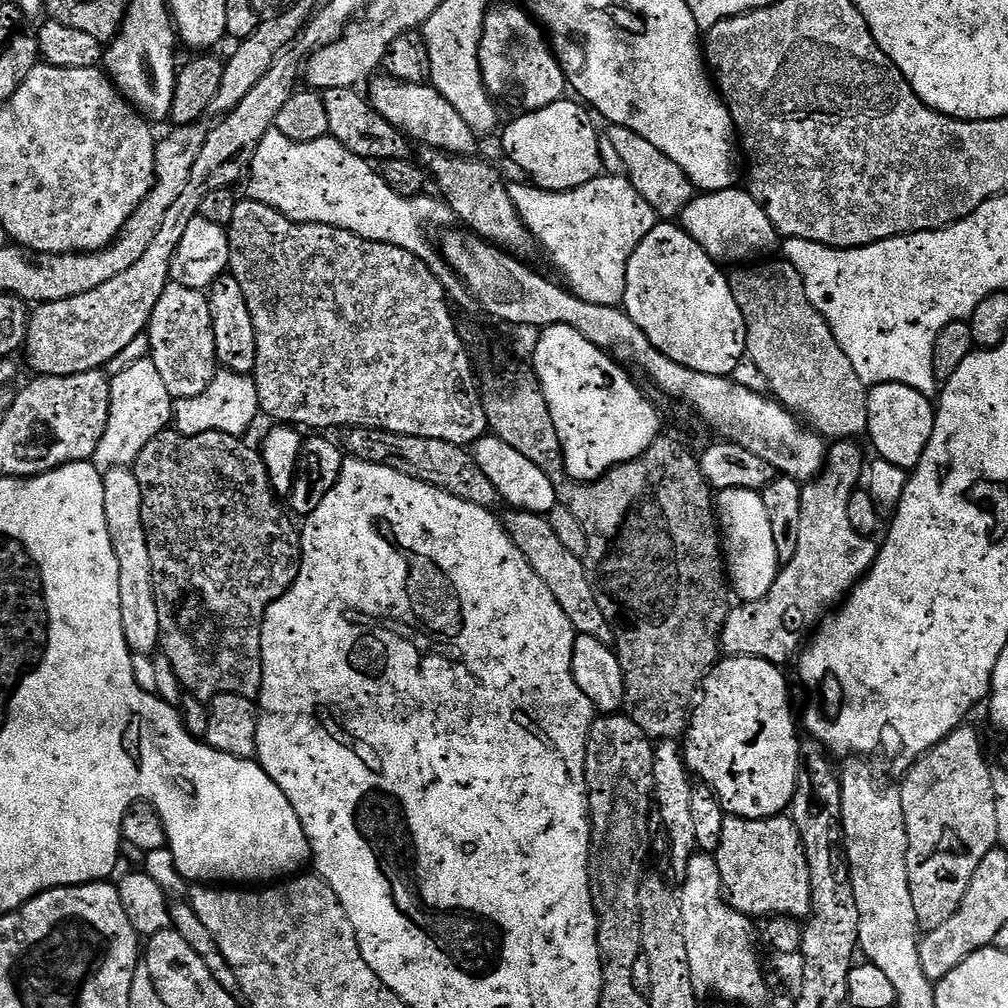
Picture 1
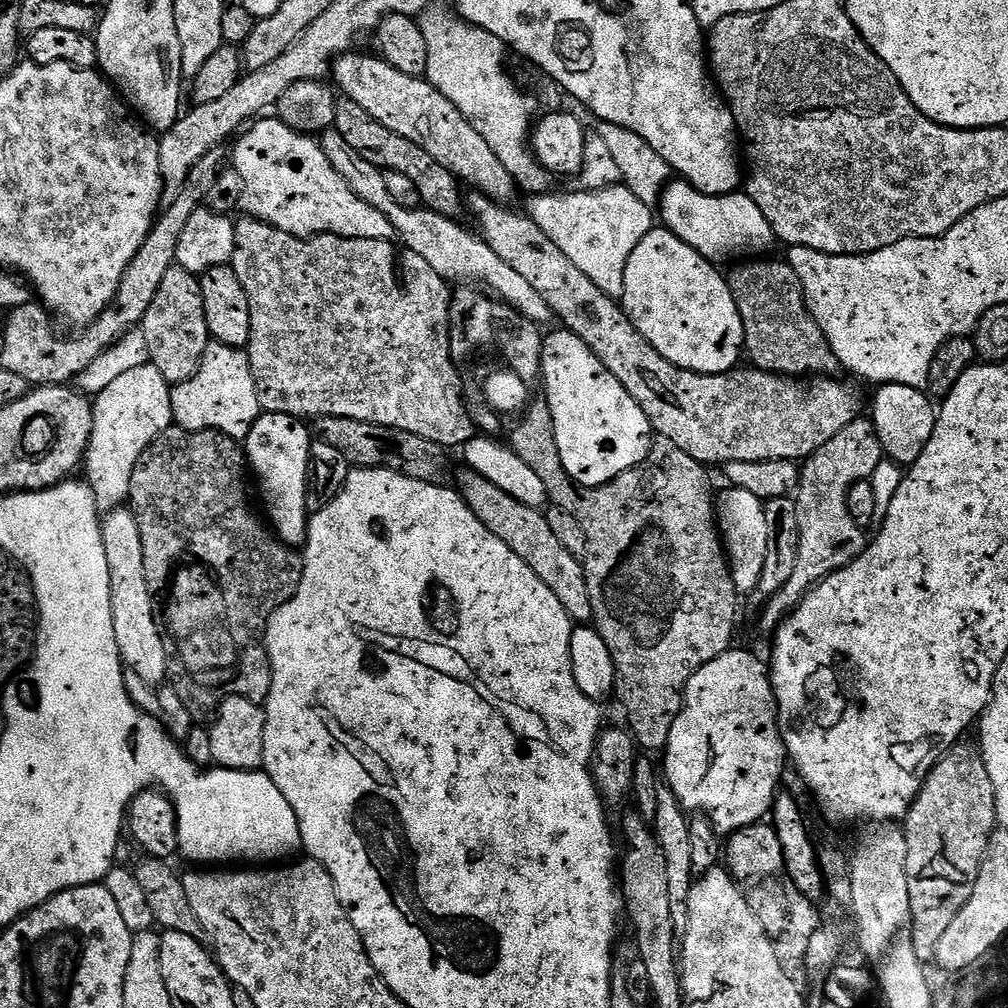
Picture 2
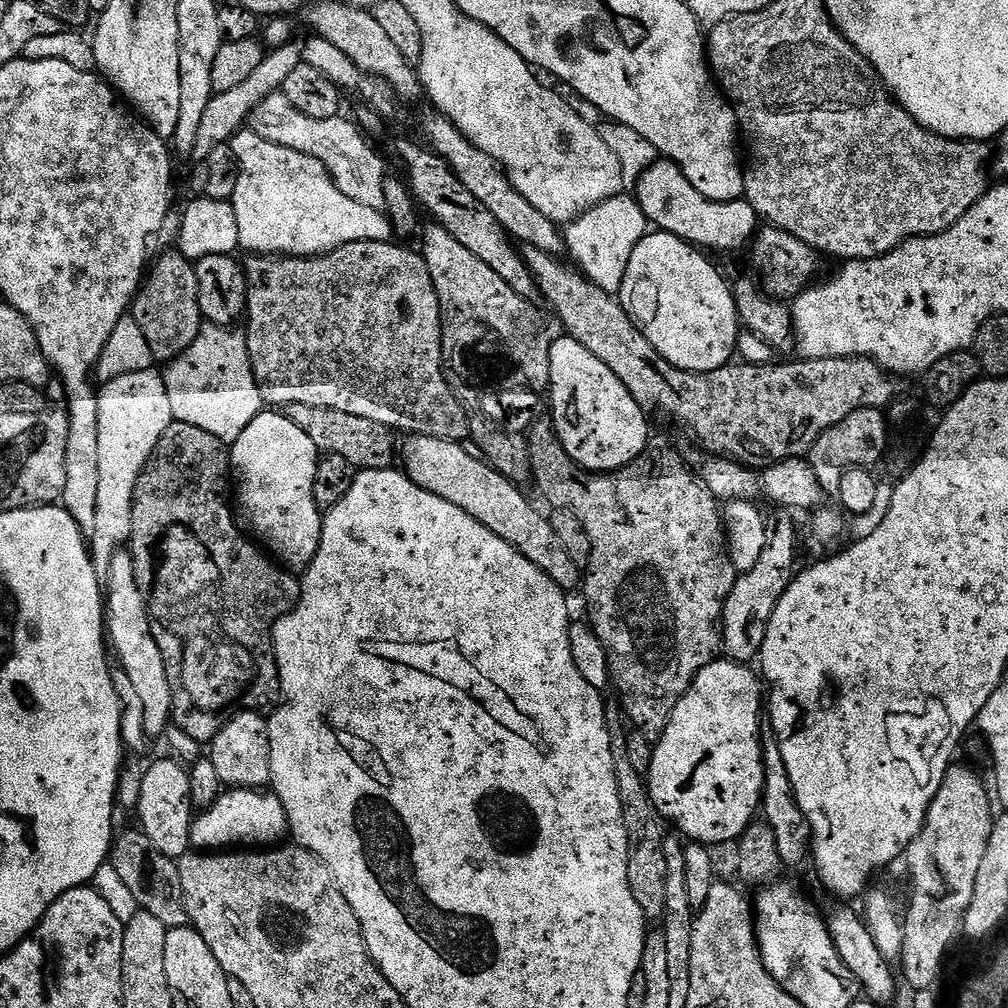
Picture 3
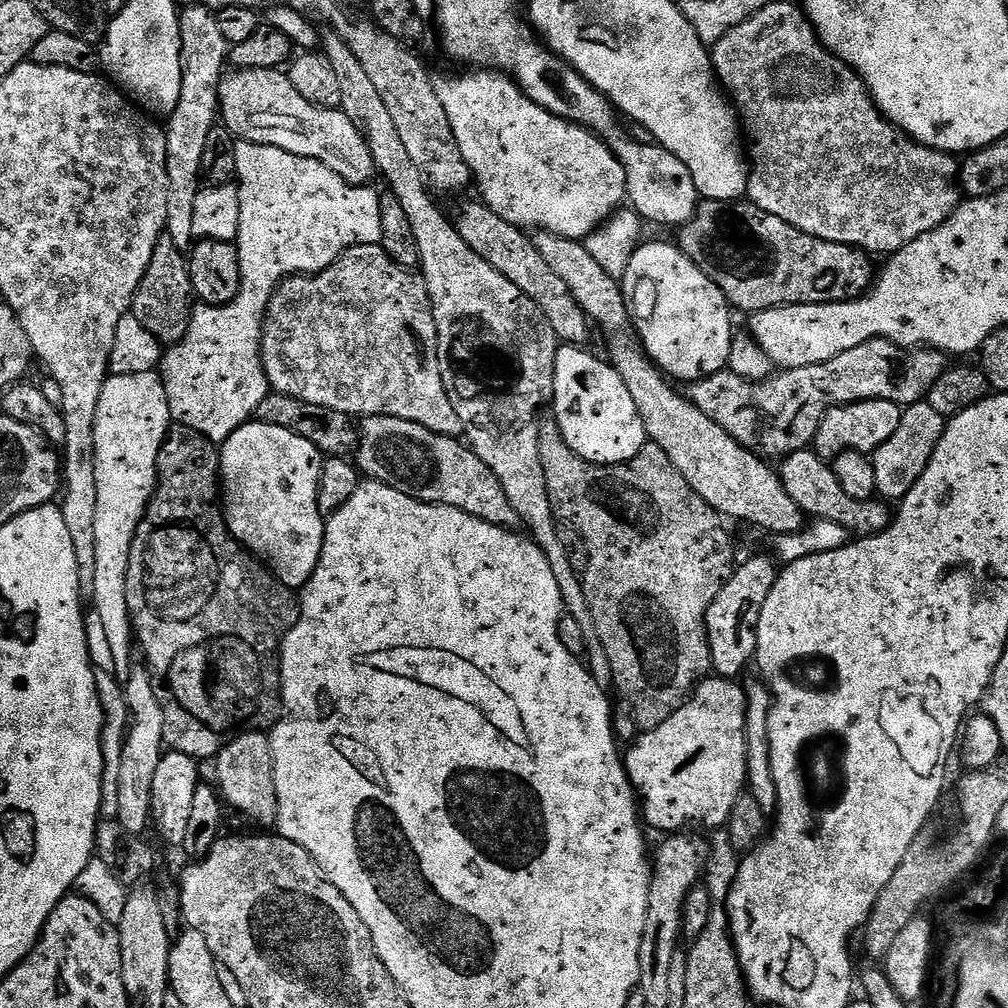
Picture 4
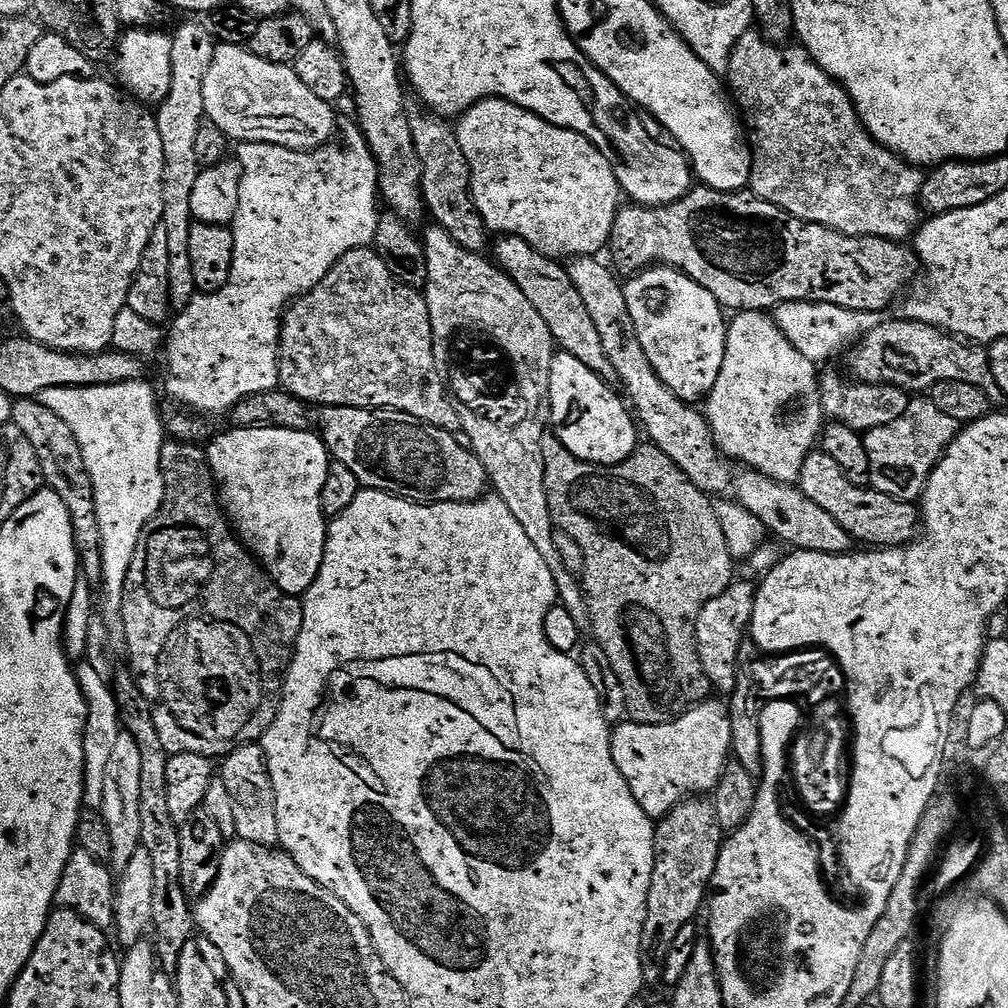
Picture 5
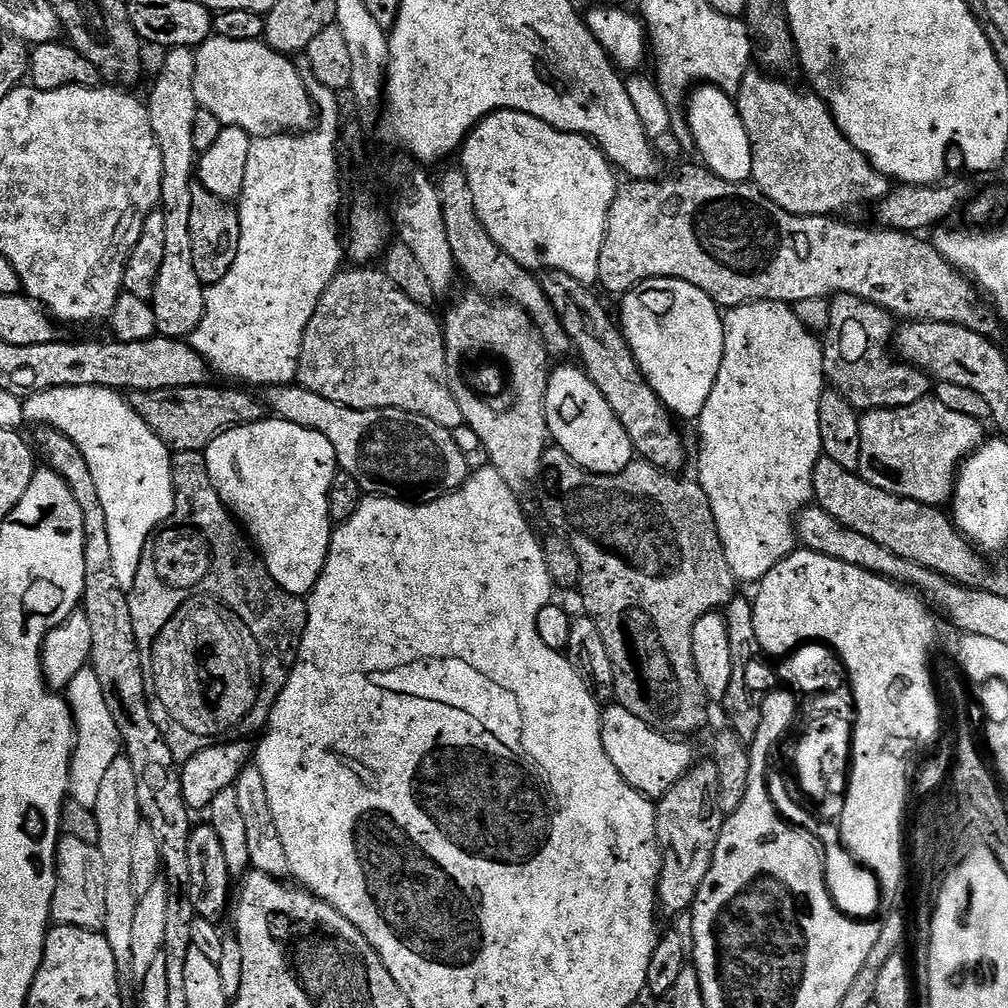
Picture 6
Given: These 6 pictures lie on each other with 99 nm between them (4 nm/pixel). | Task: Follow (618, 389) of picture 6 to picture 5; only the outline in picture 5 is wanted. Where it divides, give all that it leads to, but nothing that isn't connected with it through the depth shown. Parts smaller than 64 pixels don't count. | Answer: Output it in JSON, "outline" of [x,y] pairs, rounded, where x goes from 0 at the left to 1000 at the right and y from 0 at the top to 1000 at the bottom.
{"outline":[[[497,233],[493,238],[496,239],[492,242],[493,255],[491,254],[491,257],[494,259],[495,265],[499,266],[500,271],[512,281],[514,288],[518,288],[518,292],[522,292],[522,296],[526,296],[530,308],[534,308],[534,312],[538,312],[538,319],[542,319],[542,323],[546,323],[546,331],[552,338],[553,346],[564,349],[569,355],[573,355],[573,359],[585,363],[585,367],[589,367],[598,377],[610,378],[612,376],[611,367],[605,355],[602,354],[600,344],[597,343],[593,323],[589,323],[589,315],[585,315],[585,308],[581,308],[581,304],[577,300],[577,292],[573,290],[573,284],[569,284],[563,265],[555,257],[548,257],[542,252],[535,251],[526,240],[522,240],[514,234]]]}

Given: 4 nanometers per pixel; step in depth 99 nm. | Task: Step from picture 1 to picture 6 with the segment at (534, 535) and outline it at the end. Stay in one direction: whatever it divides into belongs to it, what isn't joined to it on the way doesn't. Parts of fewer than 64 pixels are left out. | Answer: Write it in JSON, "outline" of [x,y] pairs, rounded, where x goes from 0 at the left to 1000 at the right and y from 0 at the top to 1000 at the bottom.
{"outline":[[[294,379],[275,381],[265,389],[264,401],[269,412],[301,425],[311,425],[323,434],[327,442],[331,442],[336,467],[352,474],[358,489],[387,492],[402,498],[424,498],[451,488],[464,476],[466,463],[459,446],[440,448],[439,442],[427,430],[421,429],[422,422],[416,416],[398,412],[389,405],[362,409],[341,405],[299,385]]]}

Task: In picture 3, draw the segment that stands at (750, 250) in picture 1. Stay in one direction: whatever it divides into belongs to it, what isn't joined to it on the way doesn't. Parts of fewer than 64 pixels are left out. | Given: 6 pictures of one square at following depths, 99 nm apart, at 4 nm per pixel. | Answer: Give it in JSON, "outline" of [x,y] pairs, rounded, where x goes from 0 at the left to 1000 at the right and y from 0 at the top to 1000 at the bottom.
{"outline":[[[652,158],[651,162],[637,173],[635,182],[629,188],[630,197],[635,199],[644,223],[656,230],[664,230],[677,236],[695,248],[707,246],[710,250],[726,250],[743,241],[751,233],[752,215],[748,204],[735,196],[724,200],[701,198],[677,173],[677,169],[666,159]]]}

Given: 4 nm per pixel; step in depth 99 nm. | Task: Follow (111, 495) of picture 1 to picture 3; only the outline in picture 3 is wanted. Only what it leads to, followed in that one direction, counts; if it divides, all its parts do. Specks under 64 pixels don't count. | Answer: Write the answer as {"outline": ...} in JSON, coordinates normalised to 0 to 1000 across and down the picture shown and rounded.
{"outline":[[[130,547],[115,548],[113,554],[109,554],[105,568],[105,629],[114,654],[115,651],[119,654],[117,663],[124,666],[130,674],[130,679],[141,696],[145,730],[159,732],[171,718],[173,680],[165,673],[165,657],[161,657],[157,637],[153,637],[153,629],[149,625],[150,616],[146,594],[143,587],[137,585]]]}

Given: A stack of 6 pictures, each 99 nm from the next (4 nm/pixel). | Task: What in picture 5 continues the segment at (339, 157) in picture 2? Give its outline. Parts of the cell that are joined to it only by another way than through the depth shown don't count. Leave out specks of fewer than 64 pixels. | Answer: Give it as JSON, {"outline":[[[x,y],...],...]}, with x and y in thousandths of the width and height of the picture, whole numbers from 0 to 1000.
{"outline":[[[215,43],[214,49],[212,50],[212,58],[210,59],[210,64],[208,69],[204,73],[204,81],[202,82],[202,93],[203,93],[203,109],[202,113],[204,119],[208,122],[212,122],[213,125],[223,131],[226,135],[227,140],[239,143],[239,142],[250,142],[250,143],[270,143],[278,144],[281,147],[296,148],[298,150],[310,150],[313,147],[321,146],[322,143],[330,140],[332,129],[334,132],[335,123],[333,127],[333,115],[331,113],[332,106],[325,103],[321,98],[315,97],[308,85],[304,85],[304,81],[300,81],[300,77],[296,77],[293,66],[284,63],[273,63],[272,62],[264,62],[264,58],[256,58],[256,54],[252,54],[245,46],[240,44],[220,44]]]}

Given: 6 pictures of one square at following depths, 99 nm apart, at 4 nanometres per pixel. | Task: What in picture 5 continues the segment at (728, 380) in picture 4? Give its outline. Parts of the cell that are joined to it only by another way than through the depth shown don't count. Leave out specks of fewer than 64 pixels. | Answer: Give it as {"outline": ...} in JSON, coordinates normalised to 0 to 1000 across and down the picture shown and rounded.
{"outline":[[[890,315],[878,321],[870,319],[867,327],[853,334],[844,346],[841,365],[854,381],[885,381],[902,391],[920,390],[931,379],[962,379],[962,383],[970,383],[988,399],[994,392],[987,381],[980,348],[979,344],[944,333],[935,325]]]}

